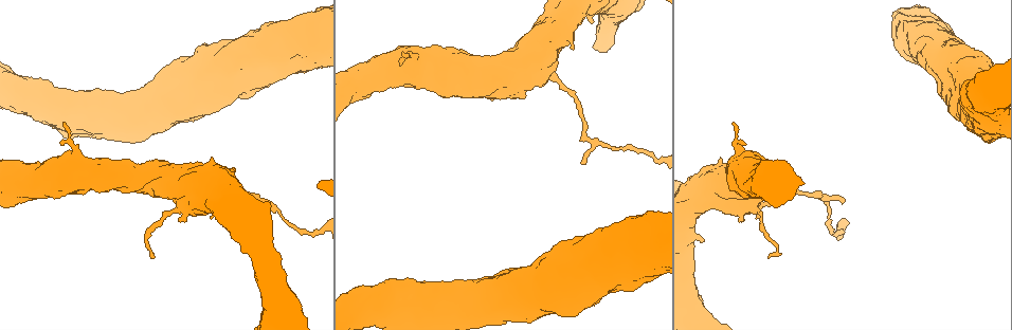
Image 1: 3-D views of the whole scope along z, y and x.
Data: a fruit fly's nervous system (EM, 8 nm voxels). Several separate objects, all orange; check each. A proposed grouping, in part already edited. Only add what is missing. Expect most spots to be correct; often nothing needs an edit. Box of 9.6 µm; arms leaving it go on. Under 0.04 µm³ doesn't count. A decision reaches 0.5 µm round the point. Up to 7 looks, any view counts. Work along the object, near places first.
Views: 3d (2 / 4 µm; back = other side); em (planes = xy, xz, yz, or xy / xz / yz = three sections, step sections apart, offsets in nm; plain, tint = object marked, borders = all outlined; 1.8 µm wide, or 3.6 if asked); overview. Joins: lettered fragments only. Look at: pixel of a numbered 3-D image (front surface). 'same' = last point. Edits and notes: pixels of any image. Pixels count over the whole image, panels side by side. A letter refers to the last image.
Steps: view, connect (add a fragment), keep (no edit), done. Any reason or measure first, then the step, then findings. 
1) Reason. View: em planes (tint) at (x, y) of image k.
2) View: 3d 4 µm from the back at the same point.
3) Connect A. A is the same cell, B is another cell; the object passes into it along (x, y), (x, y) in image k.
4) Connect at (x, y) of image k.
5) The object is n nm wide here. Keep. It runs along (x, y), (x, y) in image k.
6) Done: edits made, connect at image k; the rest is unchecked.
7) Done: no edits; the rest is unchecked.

Branch stops here. View: em 3.6 µm planes (borders) at (233, 167) of image 1.

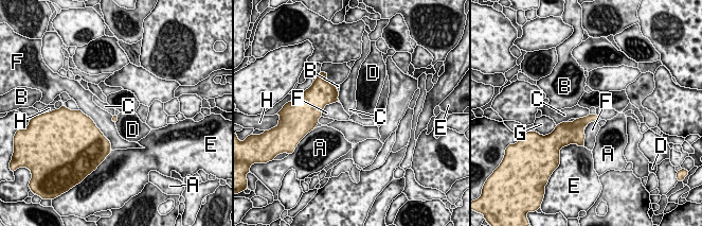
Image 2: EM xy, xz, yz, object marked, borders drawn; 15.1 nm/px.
Keep. A, B, C, D, E, F, G and H are other cells; a border runs along (589, 114), (575, 119) in image 2; no lettered fragment goes on from it.

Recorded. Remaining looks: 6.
An open end. View: em 3.6 µm yz step 4 (borders) at (704, 241) of image 1.

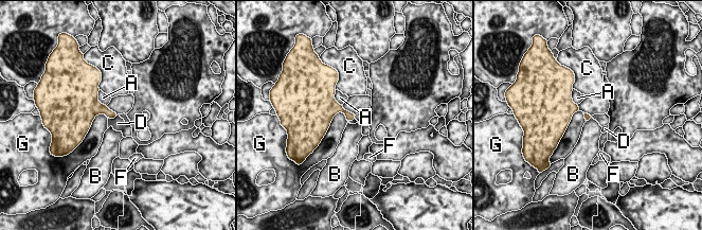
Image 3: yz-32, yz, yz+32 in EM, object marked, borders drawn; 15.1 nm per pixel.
Keep. A, B, C, D, F and G are other cells; a border runs along (118, 114), (111, 119), (108, 118) in image 3; none of them fits.

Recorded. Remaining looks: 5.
View: em planes (borders) at (740, 221) of image 1.

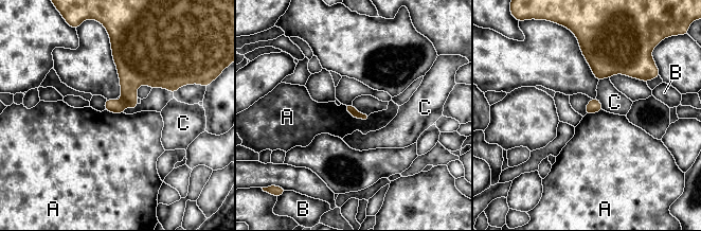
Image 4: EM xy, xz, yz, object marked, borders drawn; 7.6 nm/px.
The longest contact is with A, 220 nm. Keep. A, B and C are other cells; no lettered fragment goes on from it.

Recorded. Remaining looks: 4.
Done: no edits; the rest is unchecked.

